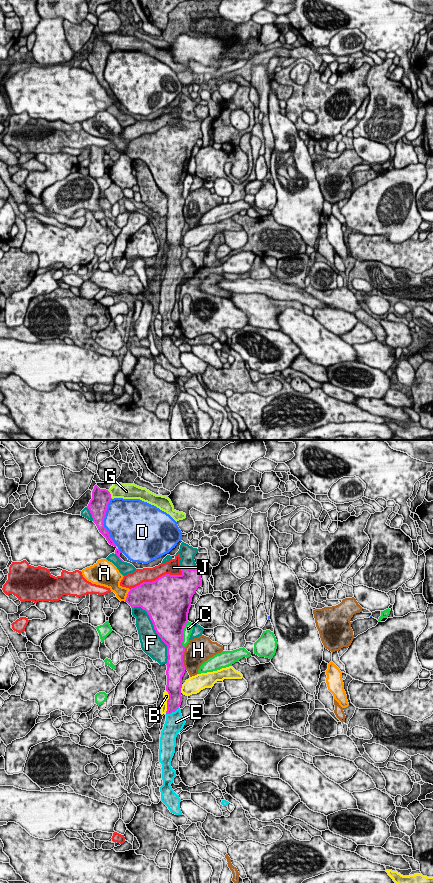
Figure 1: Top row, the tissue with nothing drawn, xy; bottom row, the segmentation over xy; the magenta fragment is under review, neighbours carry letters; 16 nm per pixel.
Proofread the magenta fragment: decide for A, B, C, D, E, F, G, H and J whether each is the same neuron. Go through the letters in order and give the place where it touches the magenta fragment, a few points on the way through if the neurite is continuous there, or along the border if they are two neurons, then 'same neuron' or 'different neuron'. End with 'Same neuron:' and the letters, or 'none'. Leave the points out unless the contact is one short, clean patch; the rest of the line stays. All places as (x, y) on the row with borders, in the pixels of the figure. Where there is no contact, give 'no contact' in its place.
A: contact xy (127, 595); different neuron
B: contact xy (167, 702); different neuron
C: contact xy (182, 634); different neuron
D: contact xy (103, 522); different neuron
E: contact xy (172, 711); way xy (173, 703), (172, 711), (174, 723); same neuron
F: contact xy (155, 630); different neuron
G: contact xy (110, 494); different neuron
H: contact xy (182, 658); different neuron
J: contact xy (159, 577); different neuron
Same neuron: E

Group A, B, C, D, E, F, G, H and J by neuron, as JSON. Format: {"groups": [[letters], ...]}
{"groups": [["A"], ["B"], ["C"], ["D"], ["E"], ["F"], ["G"], ["H"], ["J"]]}

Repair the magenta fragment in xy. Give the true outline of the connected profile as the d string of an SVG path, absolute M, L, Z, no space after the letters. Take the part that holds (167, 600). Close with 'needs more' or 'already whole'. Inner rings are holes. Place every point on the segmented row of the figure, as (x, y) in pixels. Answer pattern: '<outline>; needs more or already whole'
M181 568L181 575L165 574L152 582L143 582L131 588L125 602L131 608L141 607L149 615L154 629L167 645L167 700L166 721L161 731L159 762L162 764L163 785L161 801L171 813L182 815L181 799L171 787L176 771L171 767L175 753L176 737L185 720L179 708L182 702L182 677L185 673L182 645L183 630L188 622L192 597L202 586L201 570Z; needs more

